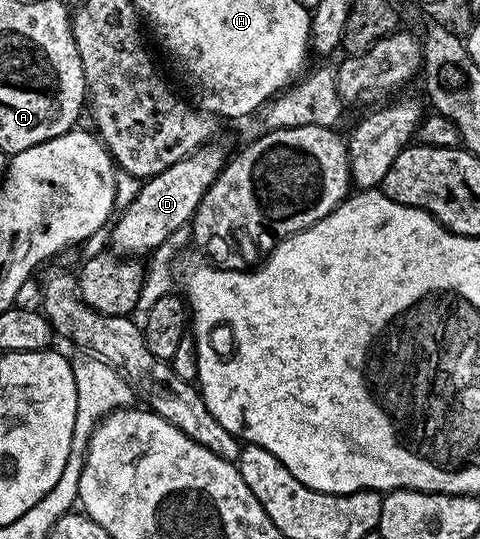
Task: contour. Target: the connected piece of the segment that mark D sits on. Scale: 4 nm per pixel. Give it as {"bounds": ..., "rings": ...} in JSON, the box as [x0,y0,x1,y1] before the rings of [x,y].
{"bounds":[110,145,226,257],"rings":[[[205,145],[197,151],[191,151],[182,161],[174,161],[170,169],[162,169],[162,173],[154,178],[141,182],[138,195],[128,207],[119,212],[118,218],[111,224],[110,247],[113,252],[129,251],[132,257],[147,256],[158,245],[162,245],[162,241],[166,241],[174,229],[182,229],[191,224],[202,197],[210,185],[214,185],[226,162],[223,149],[212,146]]]}

